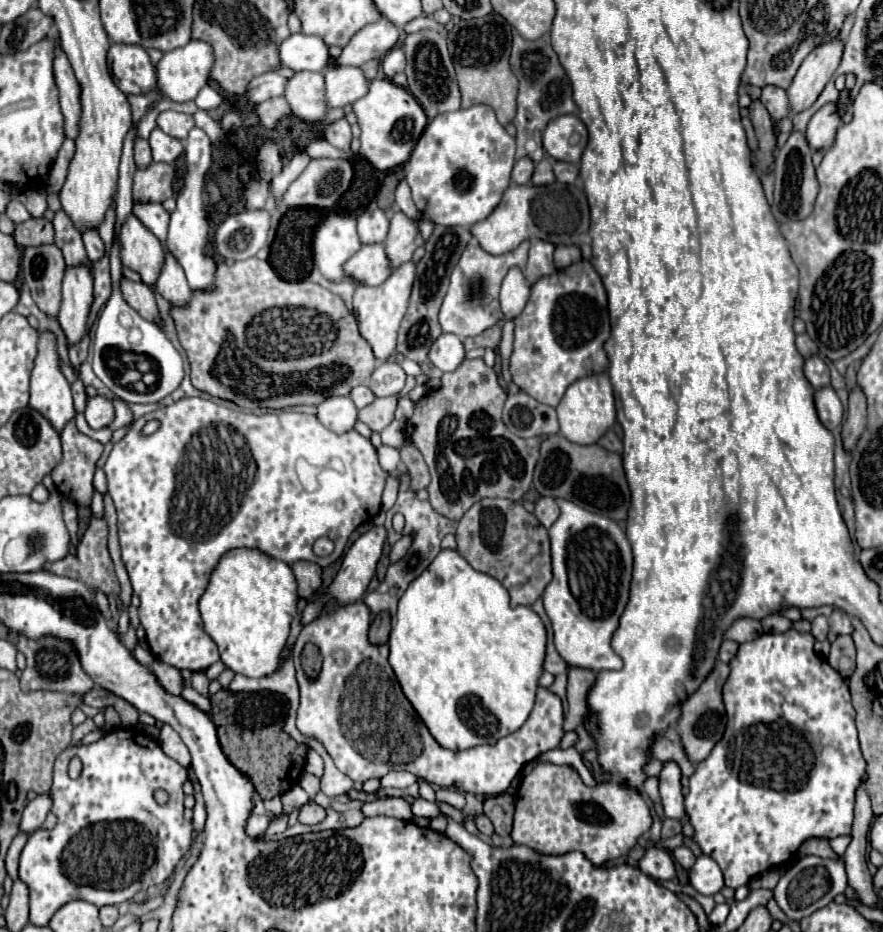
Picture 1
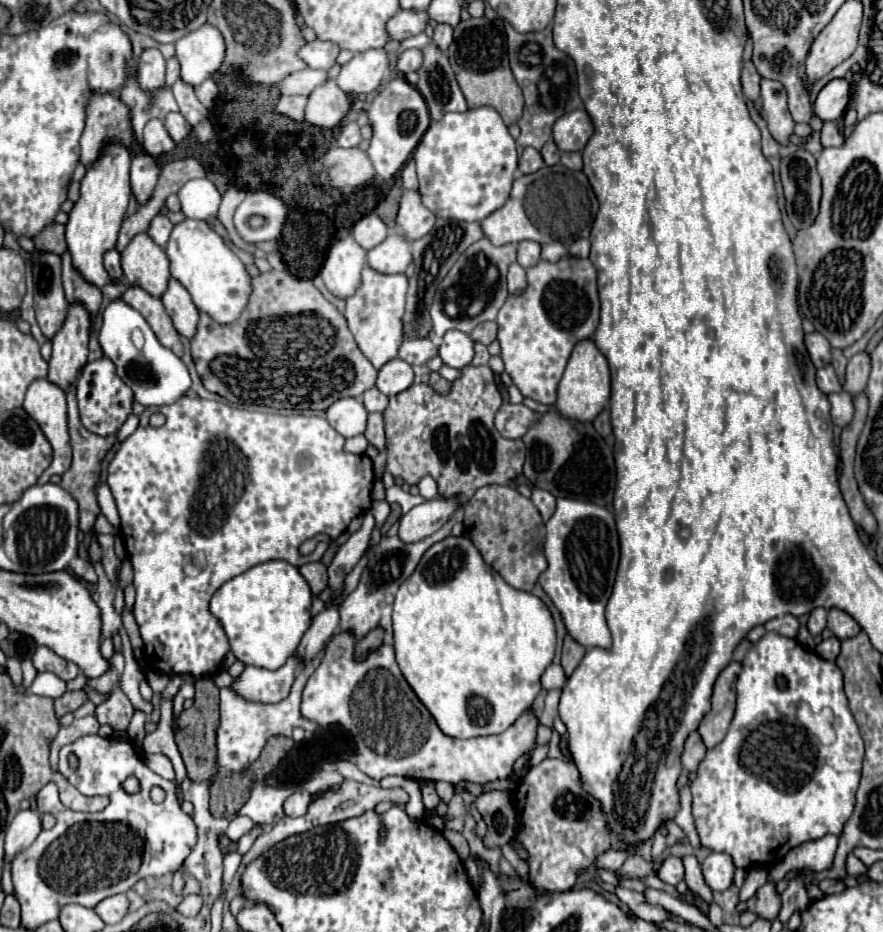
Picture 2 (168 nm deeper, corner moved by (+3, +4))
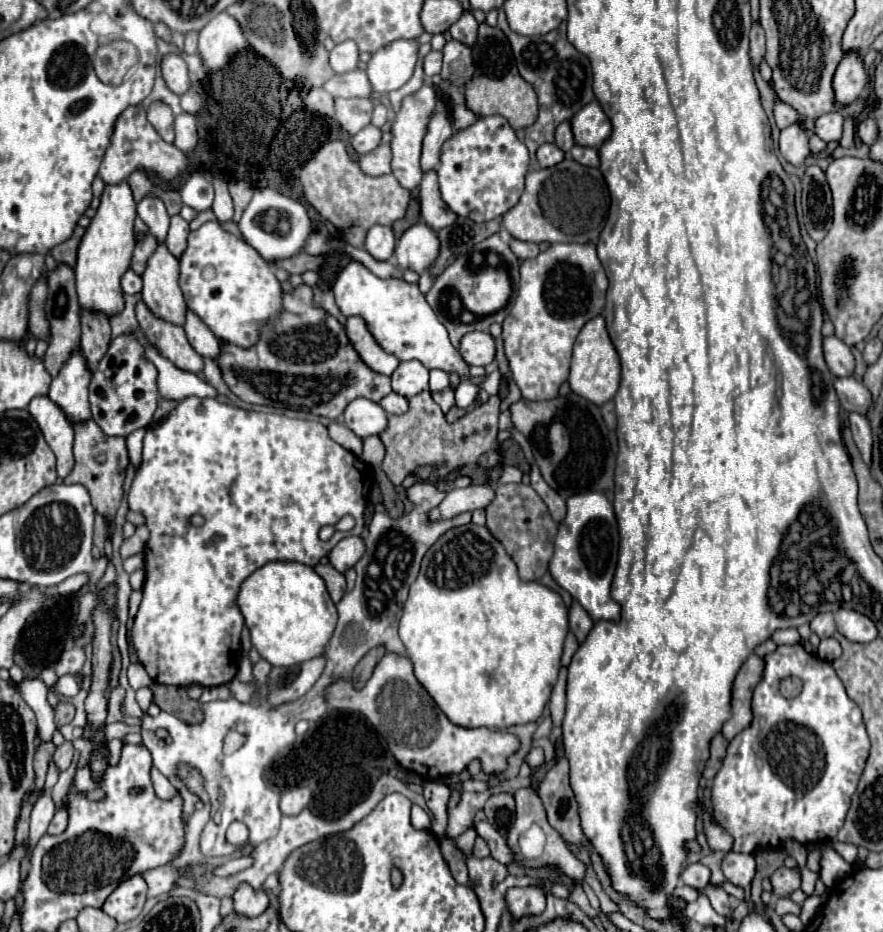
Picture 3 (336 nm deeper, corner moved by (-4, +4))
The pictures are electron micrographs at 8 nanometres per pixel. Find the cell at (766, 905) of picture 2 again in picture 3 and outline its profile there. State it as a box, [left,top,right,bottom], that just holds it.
[771,866,801,898]

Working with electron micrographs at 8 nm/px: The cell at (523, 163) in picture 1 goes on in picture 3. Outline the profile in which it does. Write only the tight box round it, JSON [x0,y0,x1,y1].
[537,144,565,168]

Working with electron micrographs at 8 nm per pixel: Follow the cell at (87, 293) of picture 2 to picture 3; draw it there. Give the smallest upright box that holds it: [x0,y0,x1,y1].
[81,310,111,368]

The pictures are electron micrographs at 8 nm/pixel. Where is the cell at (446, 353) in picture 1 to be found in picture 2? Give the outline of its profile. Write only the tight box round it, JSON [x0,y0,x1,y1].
[440,330,474,368]

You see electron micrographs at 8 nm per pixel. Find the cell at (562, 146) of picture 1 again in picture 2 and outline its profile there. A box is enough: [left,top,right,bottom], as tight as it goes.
[552,108,594,152]

